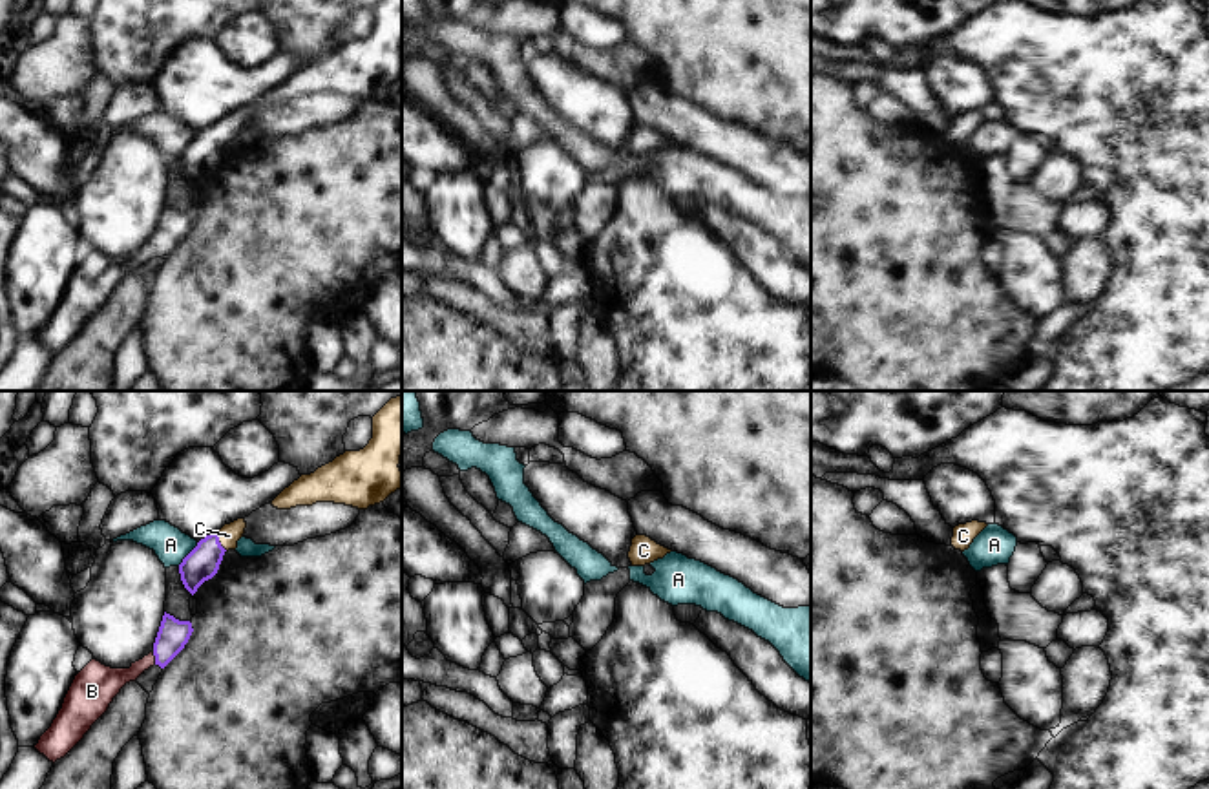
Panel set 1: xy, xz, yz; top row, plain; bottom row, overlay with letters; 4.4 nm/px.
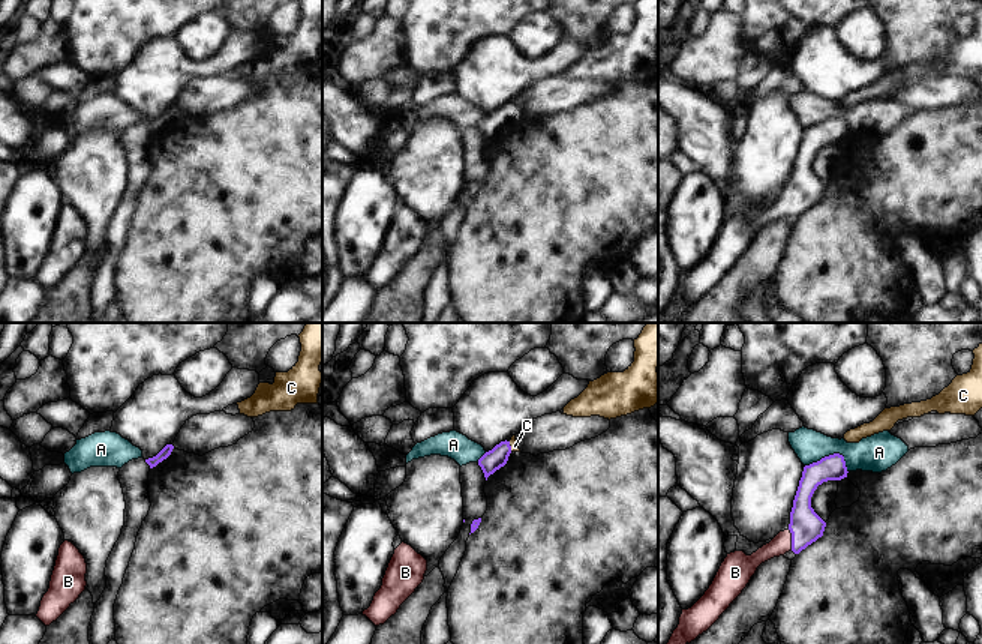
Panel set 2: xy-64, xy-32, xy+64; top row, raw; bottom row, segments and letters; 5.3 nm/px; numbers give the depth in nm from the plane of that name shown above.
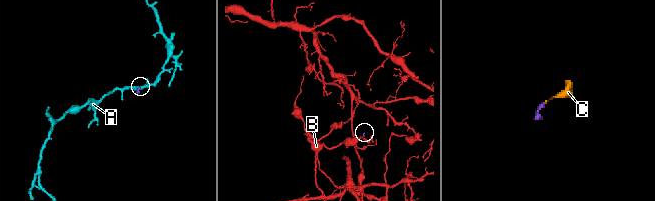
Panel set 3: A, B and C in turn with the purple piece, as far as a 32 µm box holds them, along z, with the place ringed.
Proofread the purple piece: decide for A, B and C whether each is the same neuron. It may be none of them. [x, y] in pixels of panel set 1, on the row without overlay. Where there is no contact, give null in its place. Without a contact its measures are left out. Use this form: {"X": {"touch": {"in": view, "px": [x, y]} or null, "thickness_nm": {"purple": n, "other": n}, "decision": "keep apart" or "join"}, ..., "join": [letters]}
{"A": {"touch": {"in": "xy", "px": [189, 145]}, "thickness_nm": {"purple": 150, "other": 160}, "decision": "keep apart"}, "B": {"touch": {"in": "xy", "px": [156, 249]}, "thickness_nm": {"purple": 140, "other": 140}, "decision": "join"}, "C": {"touch": {"in": "xy", "px": [218, 132]}, "thickness_nm": {"purple": 150, "other": 90}, "decision": "join"}, "join": ["B", "C"]}

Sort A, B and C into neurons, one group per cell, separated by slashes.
A / B C

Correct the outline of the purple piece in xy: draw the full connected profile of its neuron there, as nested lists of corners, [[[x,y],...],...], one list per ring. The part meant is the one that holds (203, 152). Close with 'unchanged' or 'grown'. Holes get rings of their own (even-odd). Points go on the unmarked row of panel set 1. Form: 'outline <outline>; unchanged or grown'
outline [[[245,110],[225,115],[219,122],[201,130],[197,137],[183,150],[179,155],[181,172],[192,186],[205,172],[217,164],[223,146],[228,141],[237,139],[237,132],[243,128],[245,119]]]; grown

